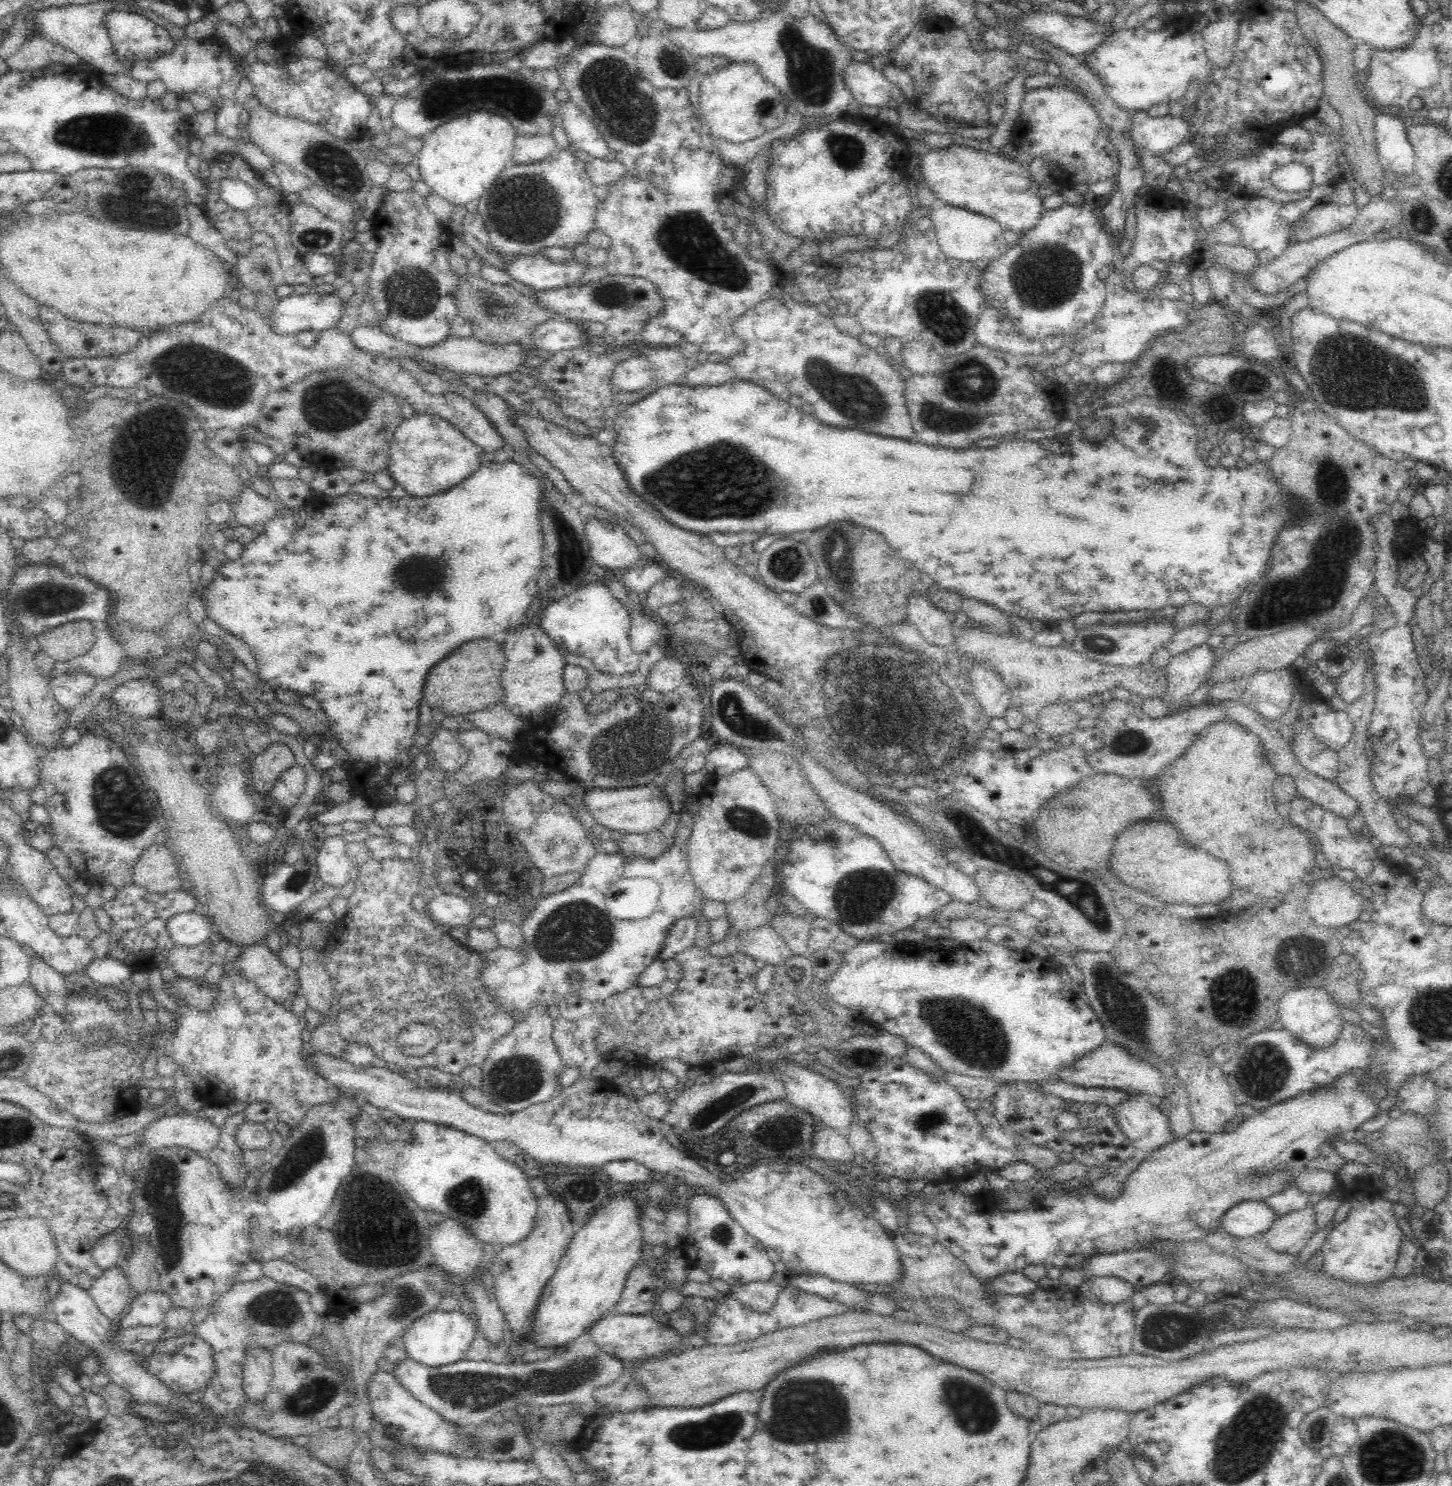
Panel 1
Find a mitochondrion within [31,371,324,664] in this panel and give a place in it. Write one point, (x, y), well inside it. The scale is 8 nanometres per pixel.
(148, 486)

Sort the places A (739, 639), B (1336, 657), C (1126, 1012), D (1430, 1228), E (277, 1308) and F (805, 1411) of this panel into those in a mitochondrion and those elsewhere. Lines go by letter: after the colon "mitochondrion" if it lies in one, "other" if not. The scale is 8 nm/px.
A: other
B: other
C: mitochondrion
D: other
E: mitochondrion
F: mitochondrion

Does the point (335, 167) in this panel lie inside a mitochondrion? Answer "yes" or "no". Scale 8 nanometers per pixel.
yes

